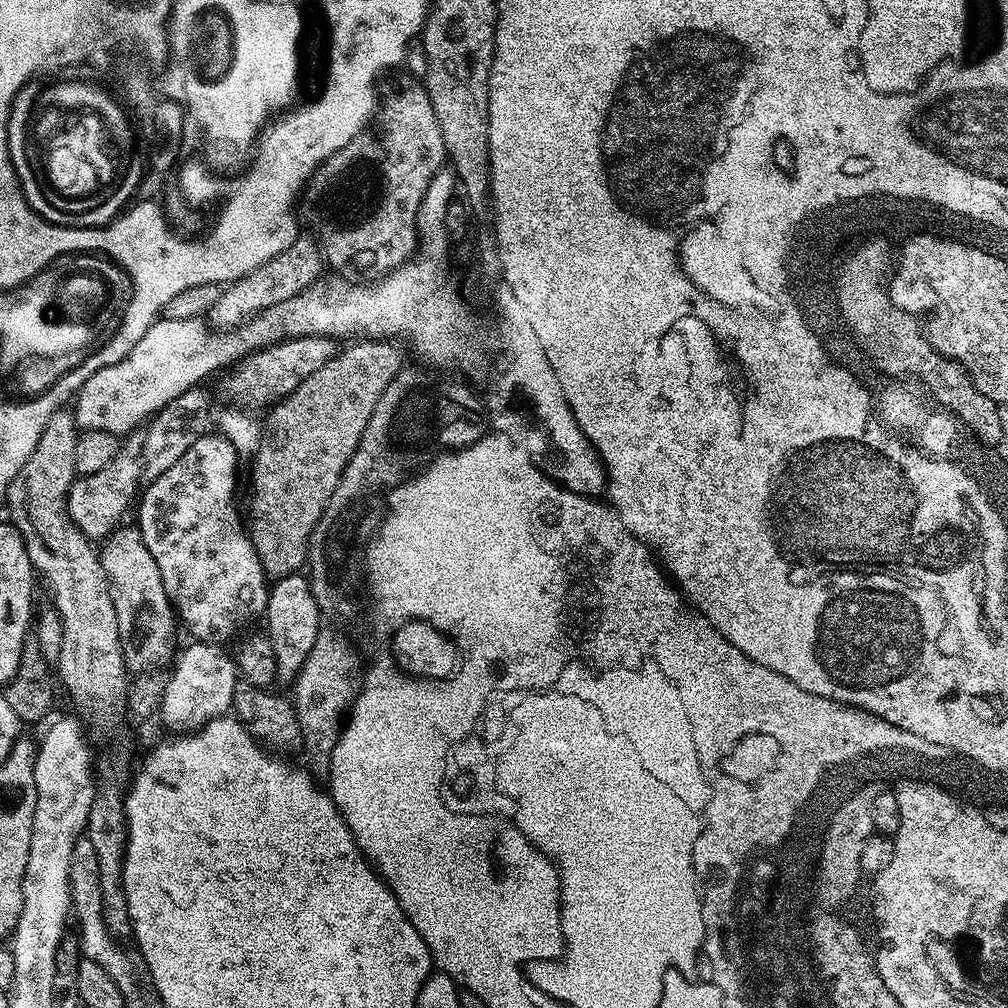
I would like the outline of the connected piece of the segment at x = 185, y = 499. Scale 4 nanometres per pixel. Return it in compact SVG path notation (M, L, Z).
M205 434L200 436L194 442L194 446L190 446L190 450L186 450L186 454L182 454L182 458L178 458L178 462L174 462L170 466L170 470L166 470L158 477L151 481L143 489L142 495L138 500L138 508L140 504L140 521L138 527L140 537L146 546L146 550L150 550L150 558L154 558L154 562L158 562L158 574L162 574L162 586L166 590L168 599L172 602L172 607L178 615L178 620L188 627L188 632L193 641L202 644L218 644L223 645L224 640L239 637L241 633L249 627L255 616L263 617L268 607L268 594L270 591L269 581L266 579L262 564L258 562L258 554L252 545L252 537L246 531L246 524L240 521L240 516L236 513L236 460L238 461L238 453L236 448L225 438L219 434Z

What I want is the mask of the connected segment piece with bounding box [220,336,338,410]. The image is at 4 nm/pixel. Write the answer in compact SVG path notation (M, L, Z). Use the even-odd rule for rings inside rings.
M299 336L298 339L284 340L281 344L272 344L245 356L227 373L229 376L221 382L220 388L232 403L229 405L243 406L248 410L257 410L263 404L272 406L328 363L337 350L335 341L328 336Z

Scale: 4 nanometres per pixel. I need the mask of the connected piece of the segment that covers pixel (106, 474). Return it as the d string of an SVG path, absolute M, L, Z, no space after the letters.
M140 430L129 432L123 437L119 452L112 461L102 466L100 470L77 475L73 480L68 491L68 513L74 526L78 526L78 530L89 540L100 542L111 536L117 525L123 521L120 519L123 518L124 511L131 504L133 507L134 497L142 486L140 455L143 449L144 432Z

